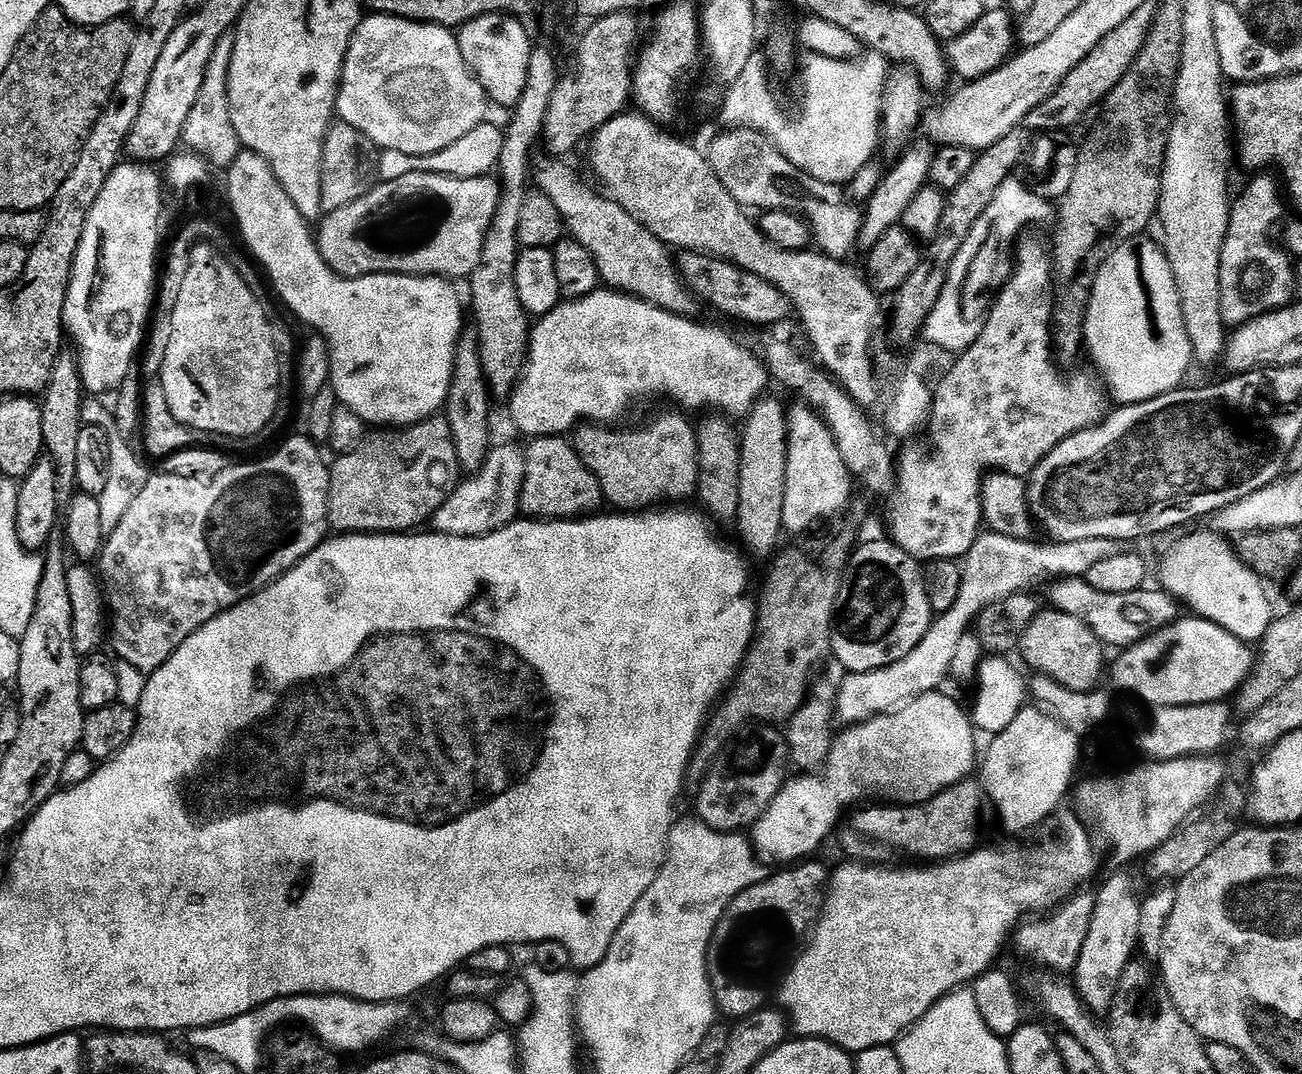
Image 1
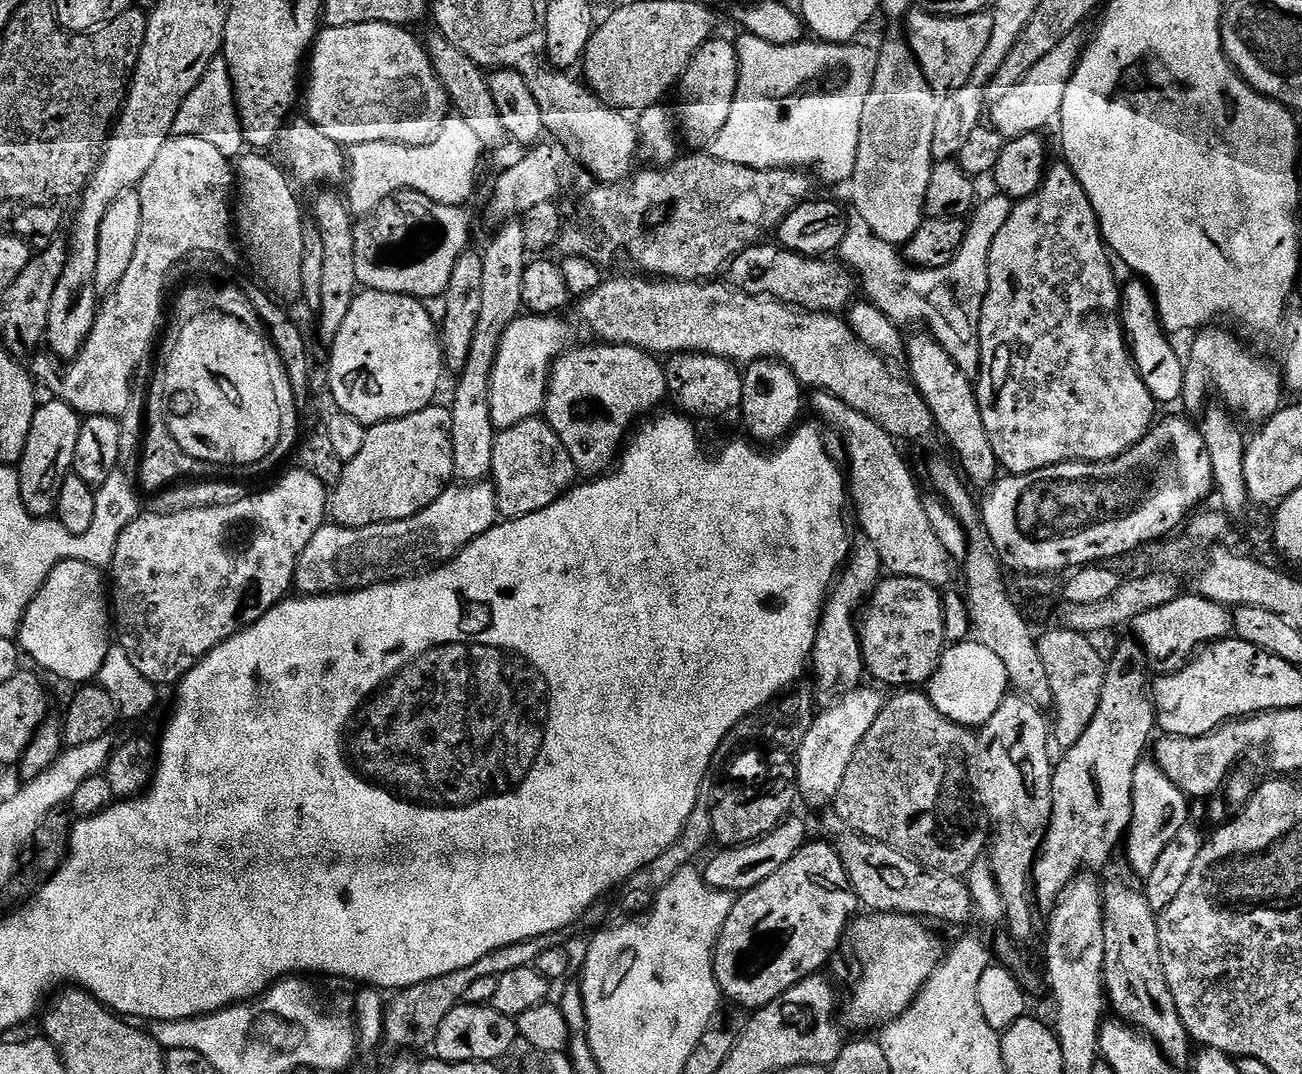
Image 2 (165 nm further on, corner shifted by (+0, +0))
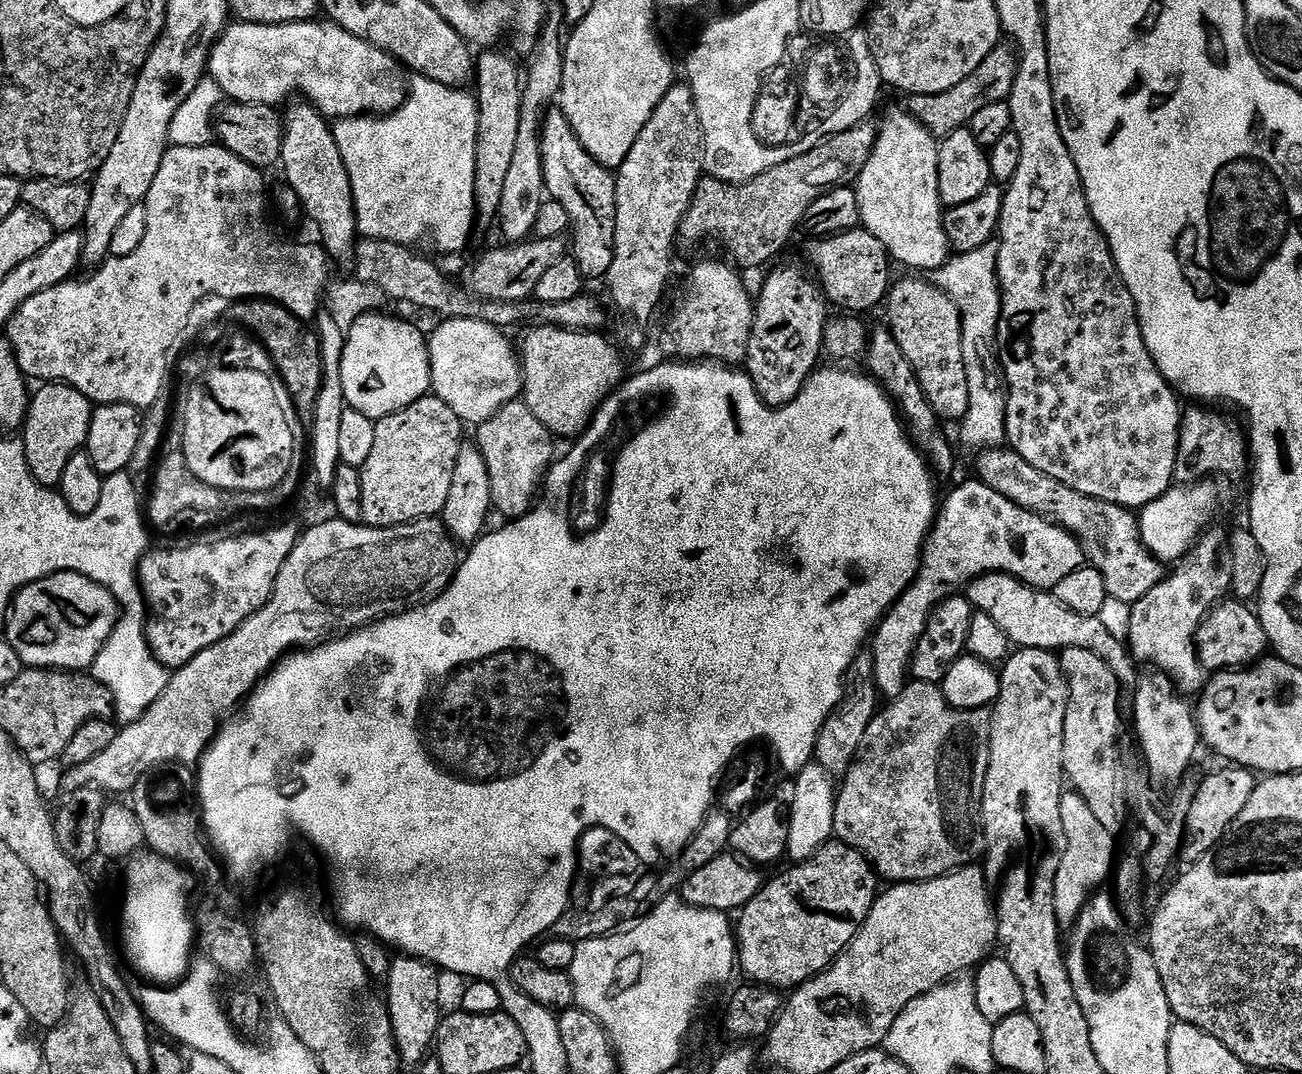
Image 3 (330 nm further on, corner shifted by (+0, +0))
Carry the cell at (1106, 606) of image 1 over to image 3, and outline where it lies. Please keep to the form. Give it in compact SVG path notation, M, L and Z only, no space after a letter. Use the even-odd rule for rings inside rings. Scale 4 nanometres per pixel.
M1235 598L1225 599L1212 609L1212 613L1202 622L1196 635L1196 653L1200 665L1209 674L1225 670L1239 670L1265 659L1270 641L1266 638L1267 627L1260 621L1259 615L1252 612L1247 603Z

